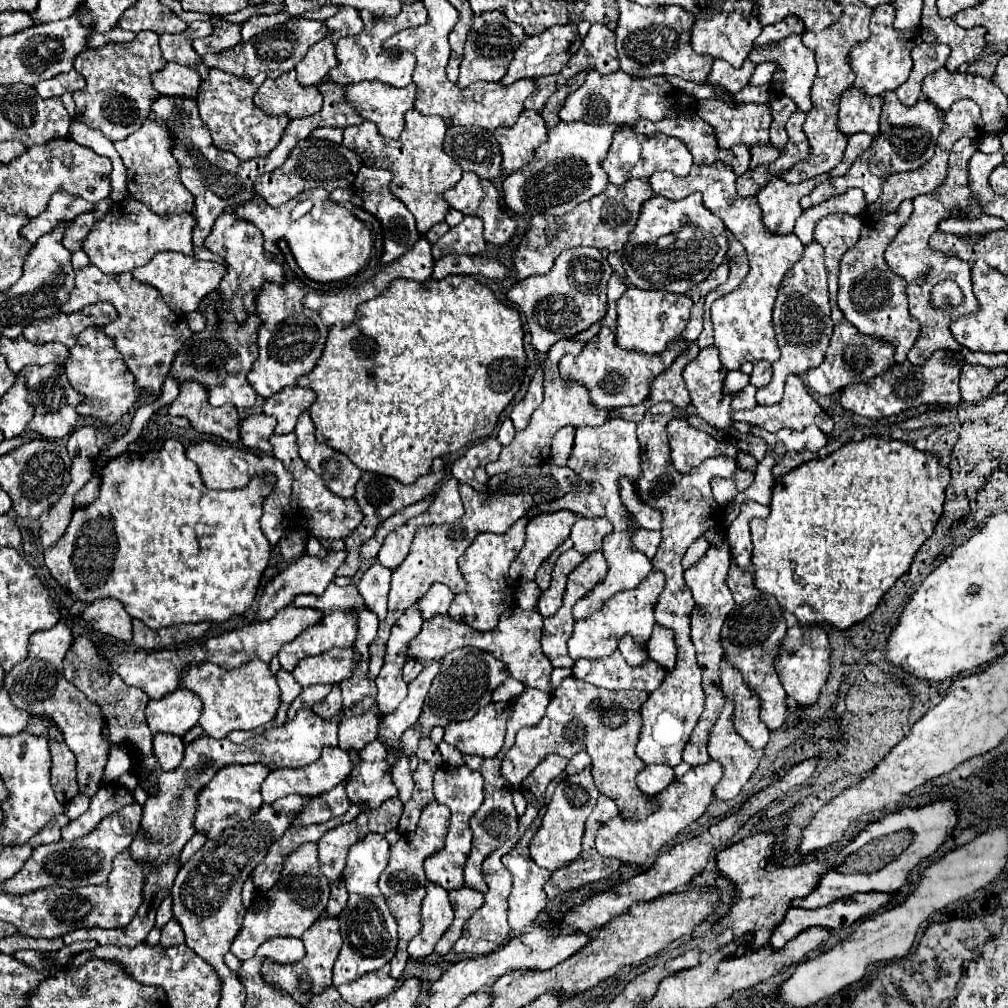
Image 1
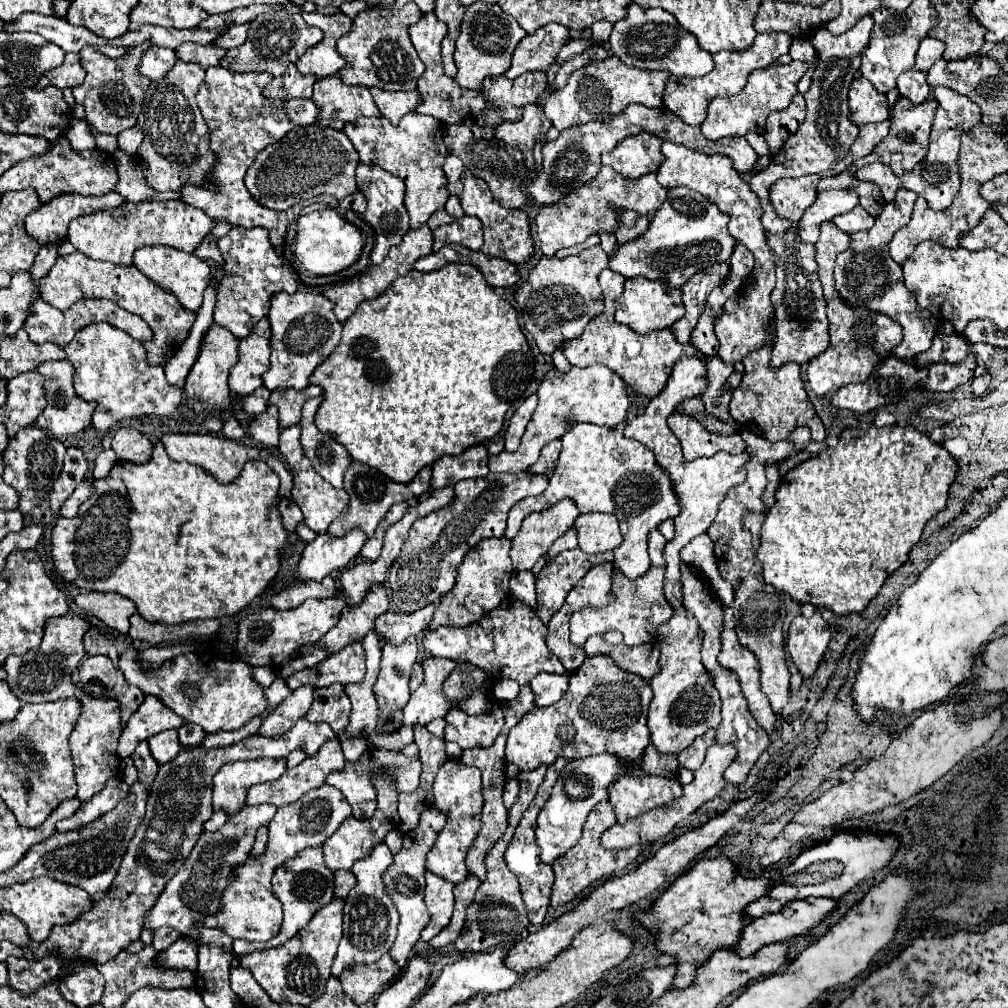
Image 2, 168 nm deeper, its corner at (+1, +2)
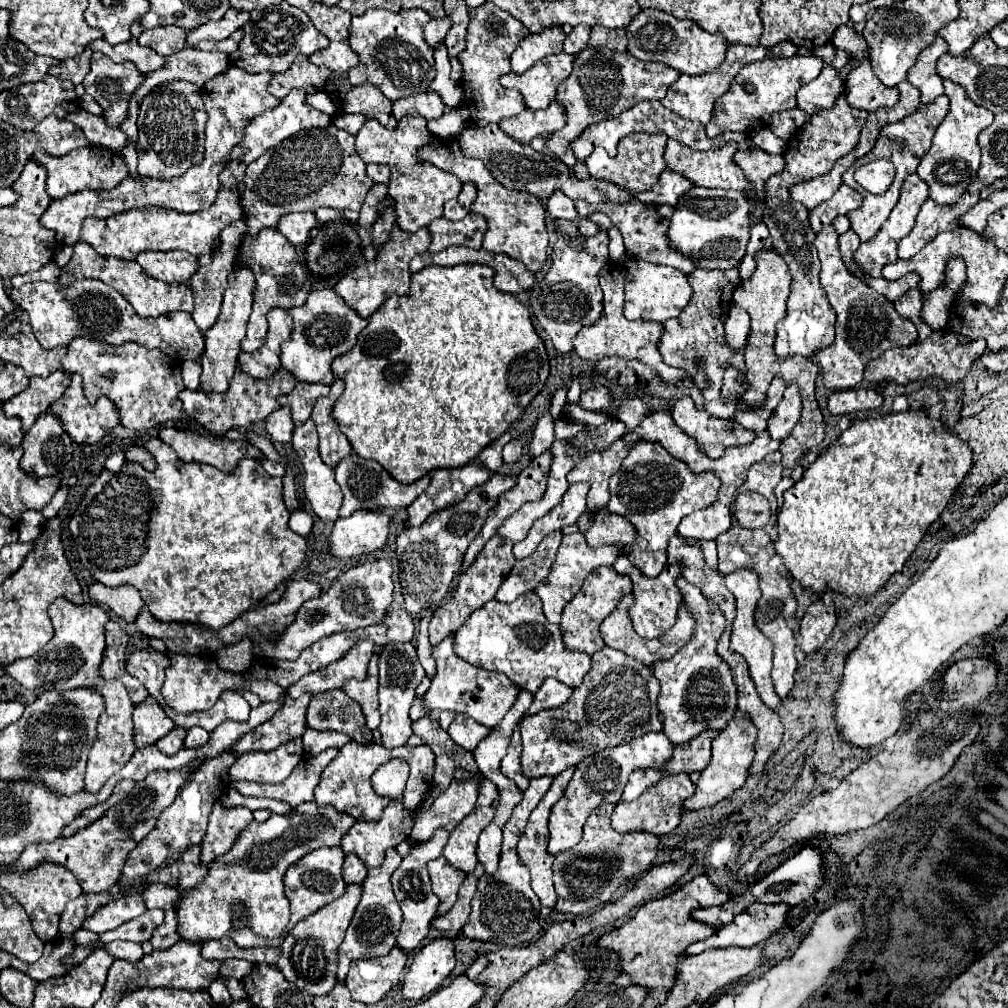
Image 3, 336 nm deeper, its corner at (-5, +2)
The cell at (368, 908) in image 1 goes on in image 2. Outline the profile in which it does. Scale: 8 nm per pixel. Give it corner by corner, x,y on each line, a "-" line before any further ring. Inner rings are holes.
377,844
373,852
357,860
353,864
353,874
357,876
357,886
349,892
345,898
345,916
343,916
343,940
339,944
337,956
333,960
331,972
333,976
339,976
345,968
353,964
371,964
377,962
383,954
389,952
395,936
397,936
397,924
399,924
399,912
393,906
391,898
385,894
381,876
391,866
393,854
385,844

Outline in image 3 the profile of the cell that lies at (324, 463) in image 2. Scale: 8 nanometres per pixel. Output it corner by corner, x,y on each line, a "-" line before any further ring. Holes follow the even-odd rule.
335,380
331,384
331,392
325,398
319,398
313,406
313,422
317,426
319,432
319,452
321,452
321,460
325,464
329,464
331,468
335,468
339,464
341,458
351,454
351,444
345,438
345,434
337,428
337,424
331,418
331,408
337,402
337,398
343,392
343,382

